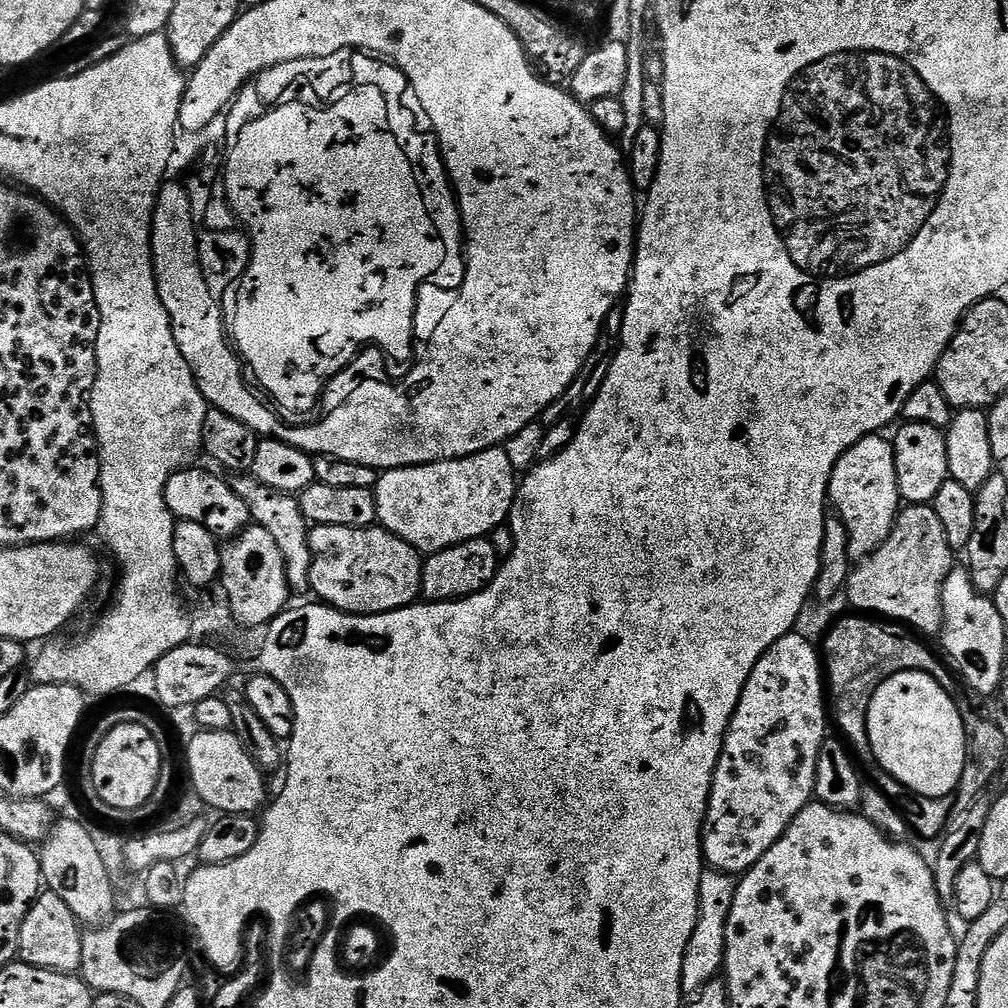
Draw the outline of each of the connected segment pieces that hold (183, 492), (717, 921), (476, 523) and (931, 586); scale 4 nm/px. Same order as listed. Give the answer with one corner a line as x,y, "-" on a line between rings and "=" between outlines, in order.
186,467
174,473
170,482
166,482
166,506
177,521
198,522
198,526
206,526
206,530
210,530
210,534
216,537
217,541
227,542
253,523
250,510
246,510
246,502
242,502
242,498
234,494
231,483
223,475
196,467
=
705,870
702,882
698,886
698,922
690,942
686,946
686,958
682,958
681,989
685,993
695,994
704,985
717,979
724,966
724,947
726,946
726,922
734,906
734,894
738,880
735,875
715,870
=
503,447
487,448
478,454
470,454
466,458
458,458
457,460
443,460
433,464
410,466
409,468
389,468
380,472
380,480
376,483
374,489
376,493
376,518
379,527
386,529
388,532
393,532
394,535
406,542
410,542
410,546
414,546
421,554
441,552
450,546
461,544
467,540
478,540
487,537
496,527
503,525
512,515
512,503
516,501
517,487
518,474
514,470
514,466
510,466
510,458
505,454
=
931,504
901,507
886,542
849,571
846,597
864,612
860,614
877,612
892,620
905,620
917,628
917,633
939,637
944,627
942,590
954,567
952,556
954,550
946,538
946,526
942,526

